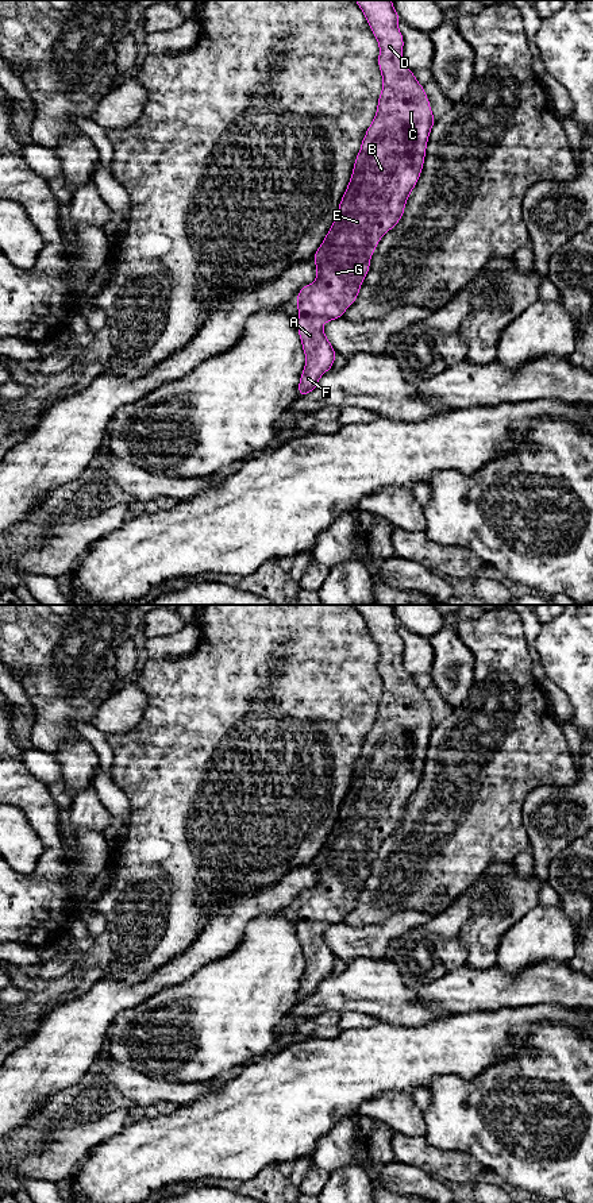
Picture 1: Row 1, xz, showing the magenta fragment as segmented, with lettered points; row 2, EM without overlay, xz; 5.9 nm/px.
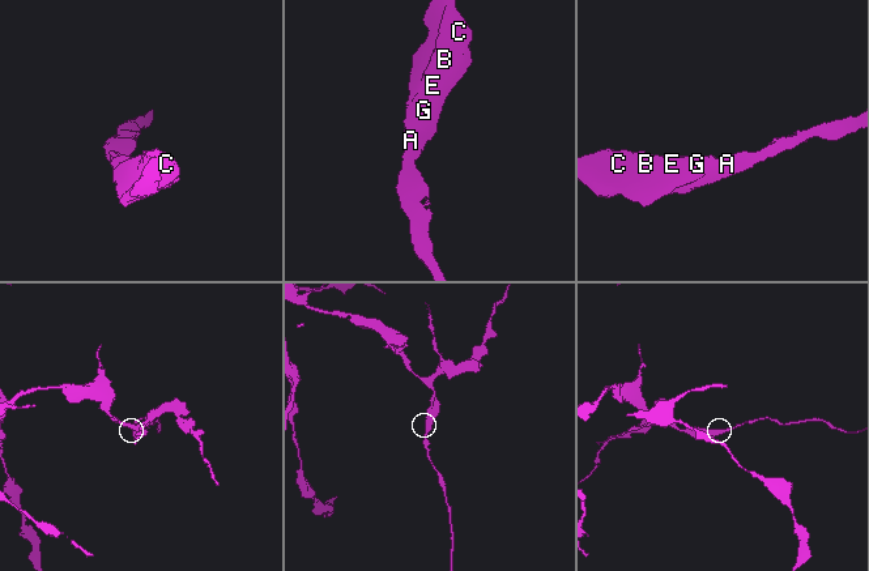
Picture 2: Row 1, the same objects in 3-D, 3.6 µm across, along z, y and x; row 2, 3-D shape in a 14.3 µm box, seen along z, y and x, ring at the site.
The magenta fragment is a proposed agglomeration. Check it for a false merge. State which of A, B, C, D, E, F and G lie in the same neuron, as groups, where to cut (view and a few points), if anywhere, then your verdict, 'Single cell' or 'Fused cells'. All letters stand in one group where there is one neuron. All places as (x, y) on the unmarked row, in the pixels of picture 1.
Groups: A B C D E F G. No split. Single cell

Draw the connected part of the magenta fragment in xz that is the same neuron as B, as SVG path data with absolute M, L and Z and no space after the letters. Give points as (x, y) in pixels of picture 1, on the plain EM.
M354 605L362 614L369 632L377 643L378 674L382 679L382 697L377 718L370 728L346 797L339 807L335 825L324 845L313 859L316 886L300 894L297 937L307 963L300 980L300 1002L317 992L320 982L334 972L336 957L323 936L323 928L343 922L351 911L369 878L371 860L381 845L403 822L405 807L423 776L430 737L435 728L424 691L403 664L404 643L397 629L400 621L392 605Z

